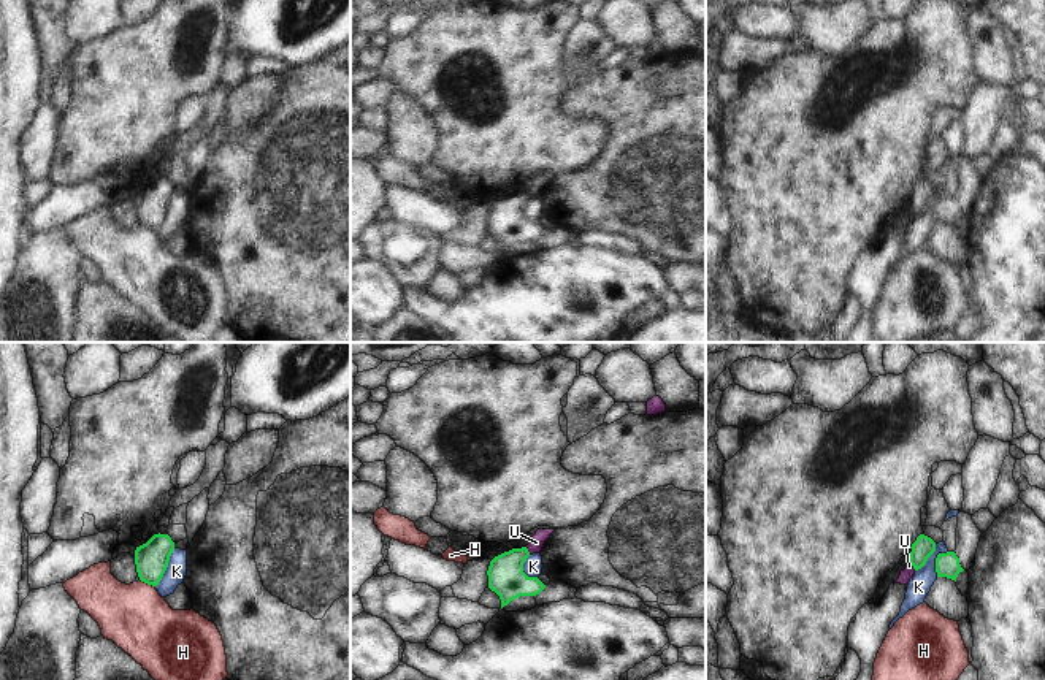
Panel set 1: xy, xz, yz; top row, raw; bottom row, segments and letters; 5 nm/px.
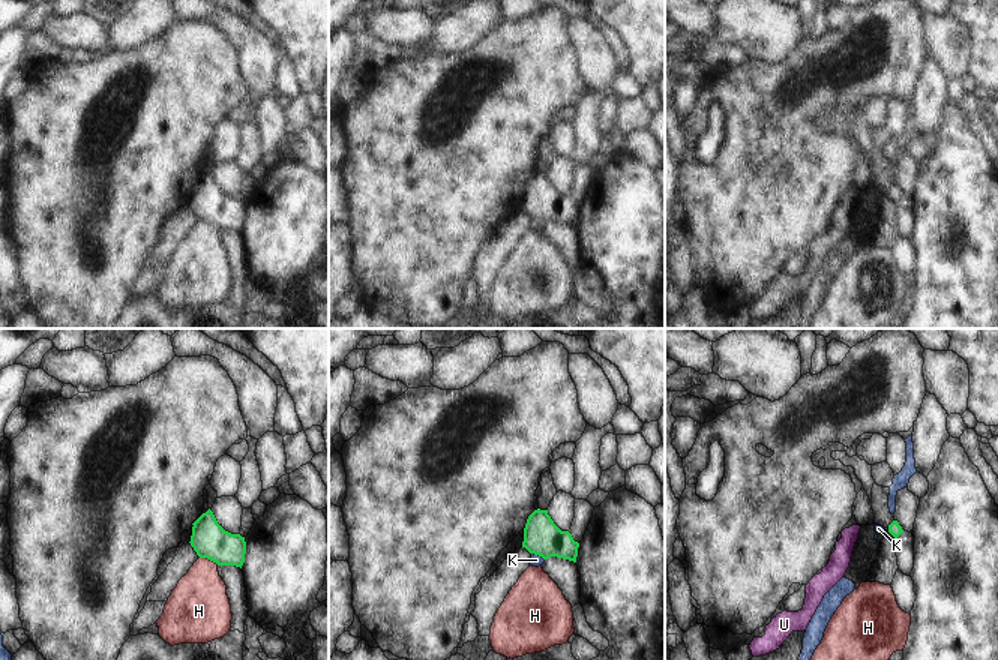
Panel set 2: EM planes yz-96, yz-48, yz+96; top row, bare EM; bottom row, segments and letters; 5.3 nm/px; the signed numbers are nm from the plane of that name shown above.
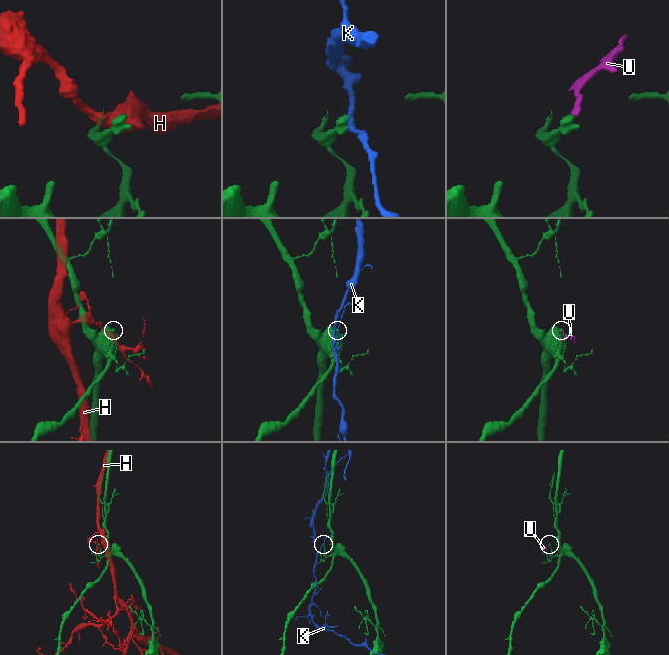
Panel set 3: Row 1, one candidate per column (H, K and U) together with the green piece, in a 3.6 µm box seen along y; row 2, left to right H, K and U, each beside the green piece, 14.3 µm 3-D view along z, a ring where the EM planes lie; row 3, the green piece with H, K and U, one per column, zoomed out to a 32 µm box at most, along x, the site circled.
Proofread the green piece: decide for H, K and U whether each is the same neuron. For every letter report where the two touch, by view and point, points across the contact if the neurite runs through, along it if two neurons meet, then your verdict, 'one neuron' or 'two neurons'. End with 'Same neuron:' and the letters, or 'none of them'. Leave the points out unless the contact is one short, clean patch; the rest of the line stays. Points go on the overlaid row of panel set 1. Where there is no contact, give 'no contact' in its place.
H: meets green in xy at (148, 584); border along xy (140, 579), (154, 587); two neurons
K: meets green in xy at (167, 566); border along xy (175, 549), (156, 587); two neurons
U: meets green in xz at (527, 550); border along xz (525, 547), (530, 553); two neurons
Same neuron: none of them

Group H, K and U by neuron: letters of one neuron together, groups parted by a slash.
H / K / U

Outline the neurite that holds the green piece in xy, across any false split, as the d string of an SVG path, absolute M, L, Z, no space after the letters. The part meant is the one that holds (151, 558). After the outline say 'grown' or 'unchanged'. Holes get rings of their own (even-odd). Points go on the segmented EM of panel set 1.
M154 534L146 544L136 547L135 564L141 582L157 586L162 580L170 556L174 550L174 542L168 534Z; unchanged

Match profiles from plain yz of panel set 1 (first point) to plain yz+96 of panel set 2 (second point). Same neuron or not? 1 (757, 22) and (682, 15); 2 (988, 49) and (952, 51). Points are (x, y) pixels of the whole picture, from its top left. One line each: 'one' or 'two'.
1: one
2: one

